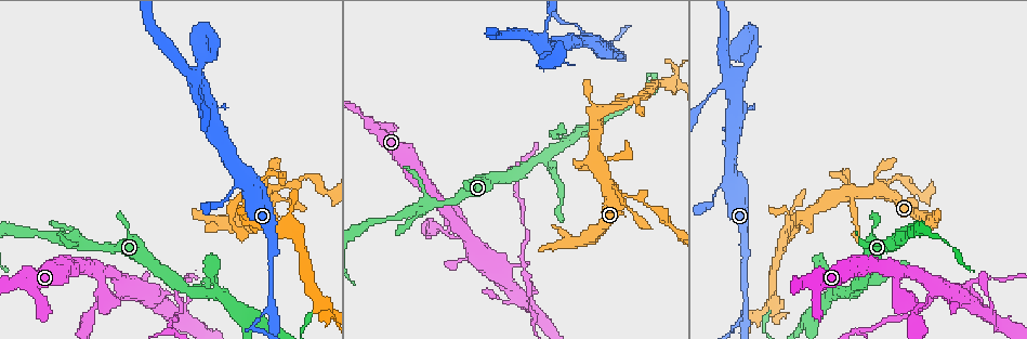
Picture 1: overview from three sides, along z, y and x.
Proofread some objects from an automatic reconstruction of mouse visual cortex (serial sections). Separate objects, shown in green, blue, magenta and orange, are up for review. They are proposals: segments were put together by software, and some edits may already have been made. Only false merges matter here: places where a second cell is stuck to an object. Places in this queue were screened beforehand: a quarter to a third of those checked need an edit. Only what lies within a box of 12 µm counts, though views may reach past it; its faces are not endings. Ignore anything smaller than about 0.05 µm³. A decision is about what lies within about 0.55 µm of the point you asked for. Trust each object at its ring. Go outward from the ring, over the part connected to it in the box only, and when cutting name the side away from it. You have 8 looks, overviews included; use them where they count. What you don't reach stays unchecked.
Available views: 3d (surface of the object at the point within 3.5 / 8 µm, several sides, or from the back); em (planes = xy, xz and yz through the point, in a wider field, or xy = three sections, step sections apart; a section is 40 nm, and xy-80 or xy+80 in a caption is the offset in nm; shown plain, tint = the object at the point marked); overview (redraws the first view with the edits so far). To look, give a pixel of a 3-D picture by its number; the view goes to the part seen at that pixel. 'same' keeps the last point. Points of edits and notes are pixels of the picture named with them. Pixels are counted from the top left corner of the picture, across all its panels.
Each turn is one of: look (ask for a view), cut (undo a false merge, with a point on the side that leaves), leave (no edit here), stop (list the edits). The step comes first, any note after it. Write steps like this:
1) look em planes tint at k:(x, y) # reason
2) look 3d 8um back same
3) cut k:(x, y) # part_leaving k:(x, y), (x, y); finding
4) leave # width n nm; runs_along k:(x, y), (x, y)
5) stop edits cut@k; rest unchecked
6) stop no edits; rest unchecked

look 3d 8um back at 1:(268, 185)

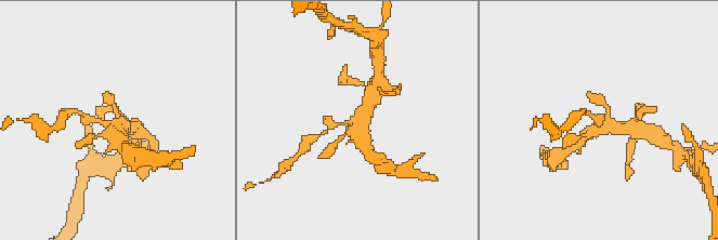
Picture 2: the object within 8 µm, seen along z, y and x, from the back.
look 3d 3.5um at 2:(608, 119) # closer look

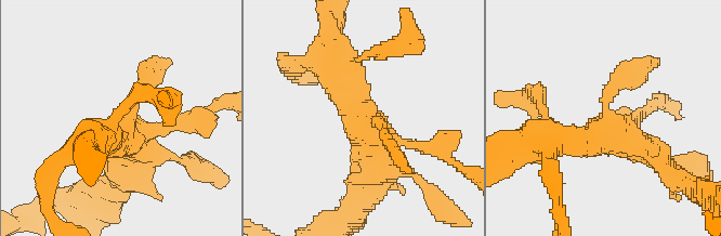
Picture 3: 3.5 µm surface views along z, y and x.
look em xy step 3 tint at 3:(609, 118) # now the EM

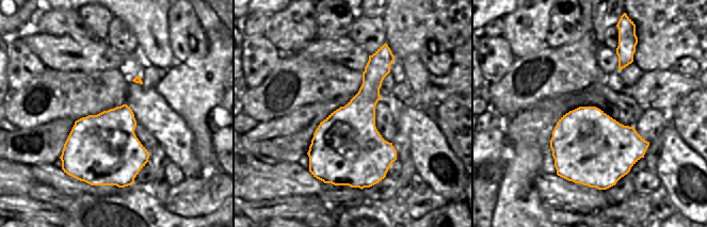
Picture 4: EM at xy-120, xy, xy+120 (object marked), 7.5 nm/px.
leave # runs_along 3:(130, 158), (120, 135), (153, 71); one cell here

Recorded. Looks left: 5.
look 3d 8um at 1:(526, 280) # two arms in line, one across

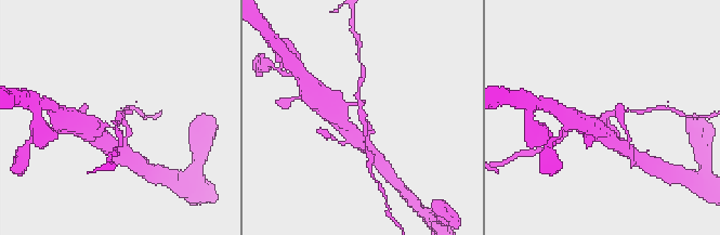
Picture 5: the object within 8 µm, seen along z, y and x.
look em xy step 2 tint at 5:(123, 118)

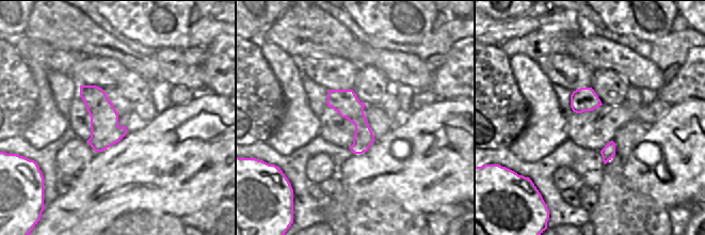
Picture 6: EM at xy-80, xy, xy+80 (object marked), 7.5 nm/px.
cut 5:(117, 119) # width 190 nm; part_leaving 5:(367, 122), (356, 95), (360, 85); a second cell is stuck on

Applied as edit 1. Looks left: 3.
look 3d 3.5um at 1:(746, 313) # a fork

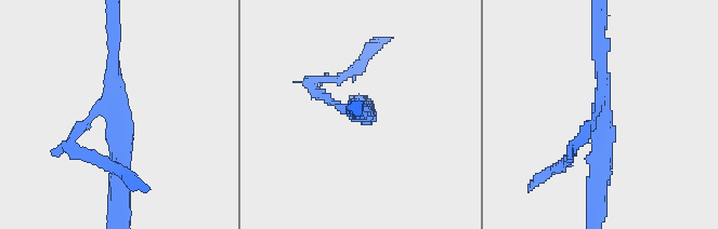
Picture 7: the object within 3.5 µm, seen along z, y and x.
look em xy step 1 tint at 7:(110, 105) # now the EM

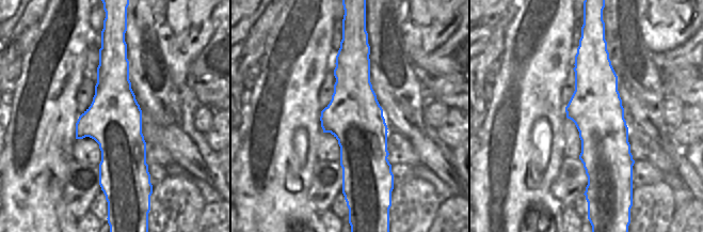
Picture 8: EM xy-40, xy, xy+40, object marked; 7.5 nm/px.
leave # arm_widths 150, 200, 300 nm; runs_along 7:(114, 34), (120, 179); all the same cell

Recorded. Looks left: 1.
stop edits cut@5; rest unchecked

